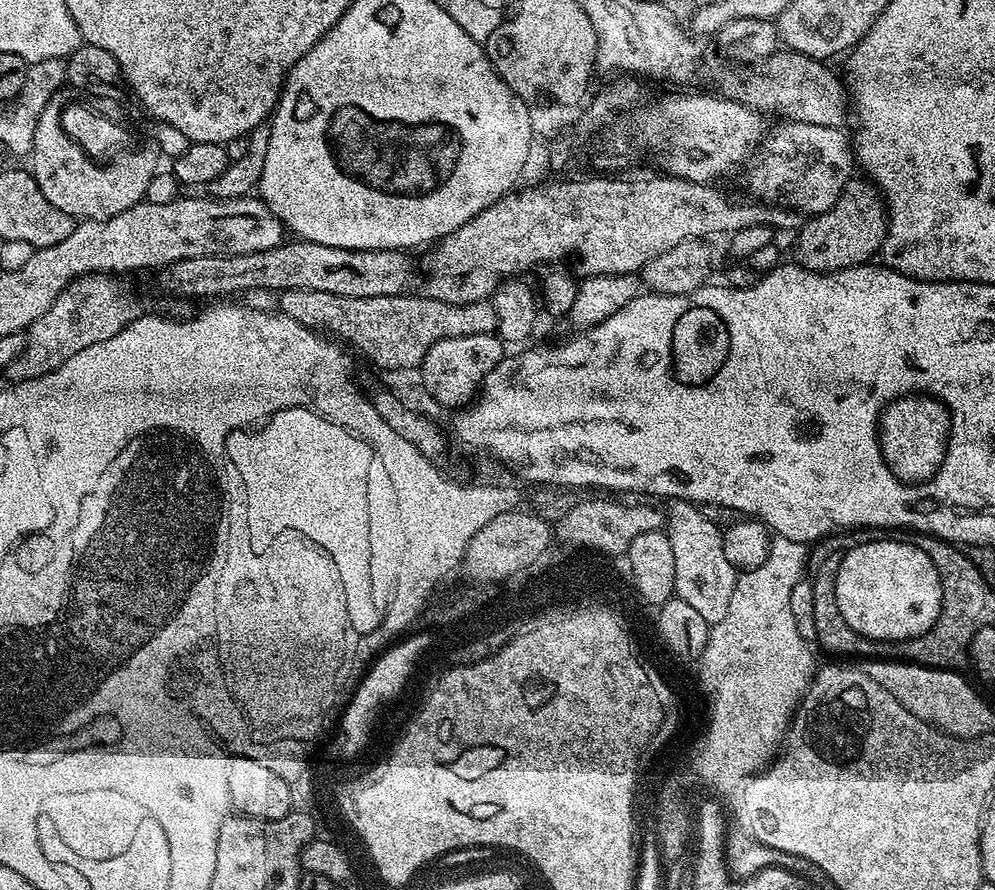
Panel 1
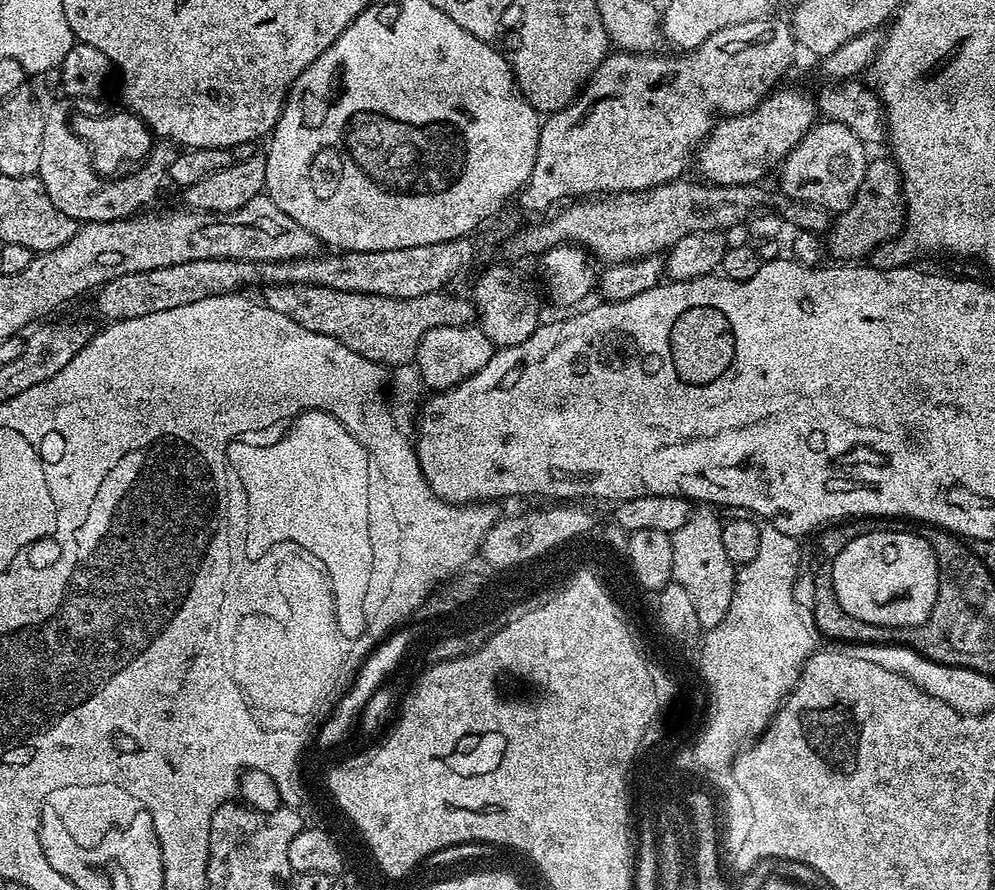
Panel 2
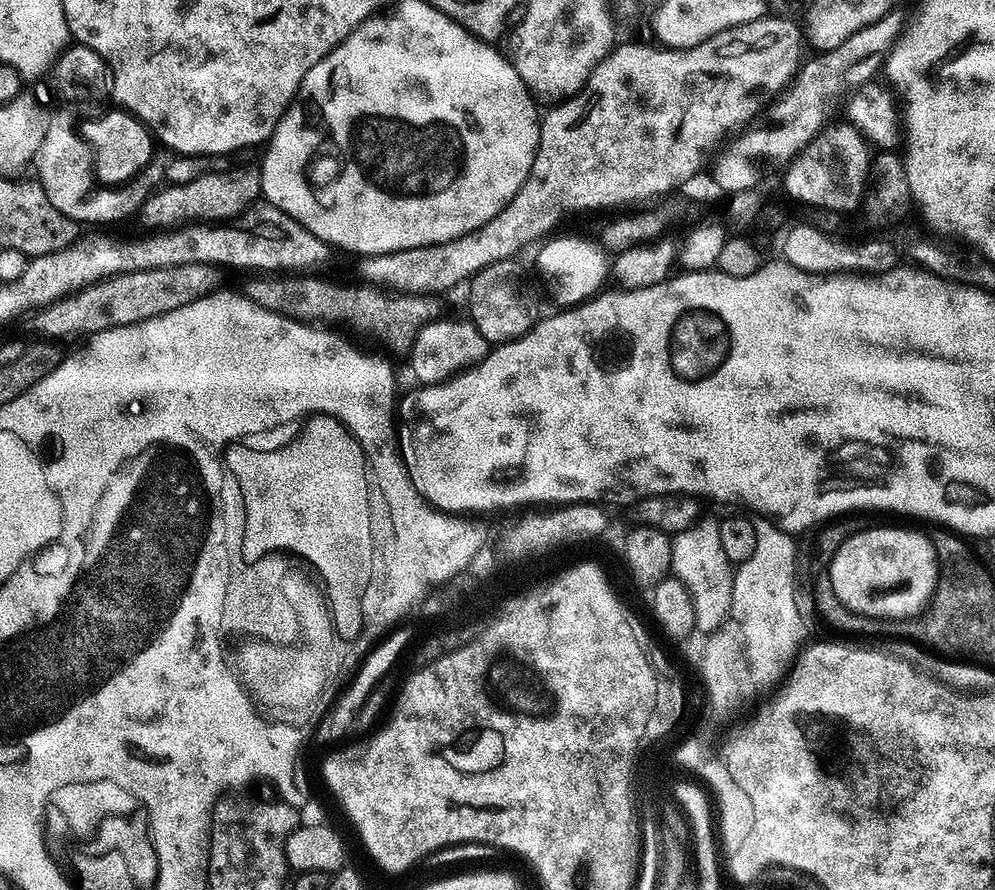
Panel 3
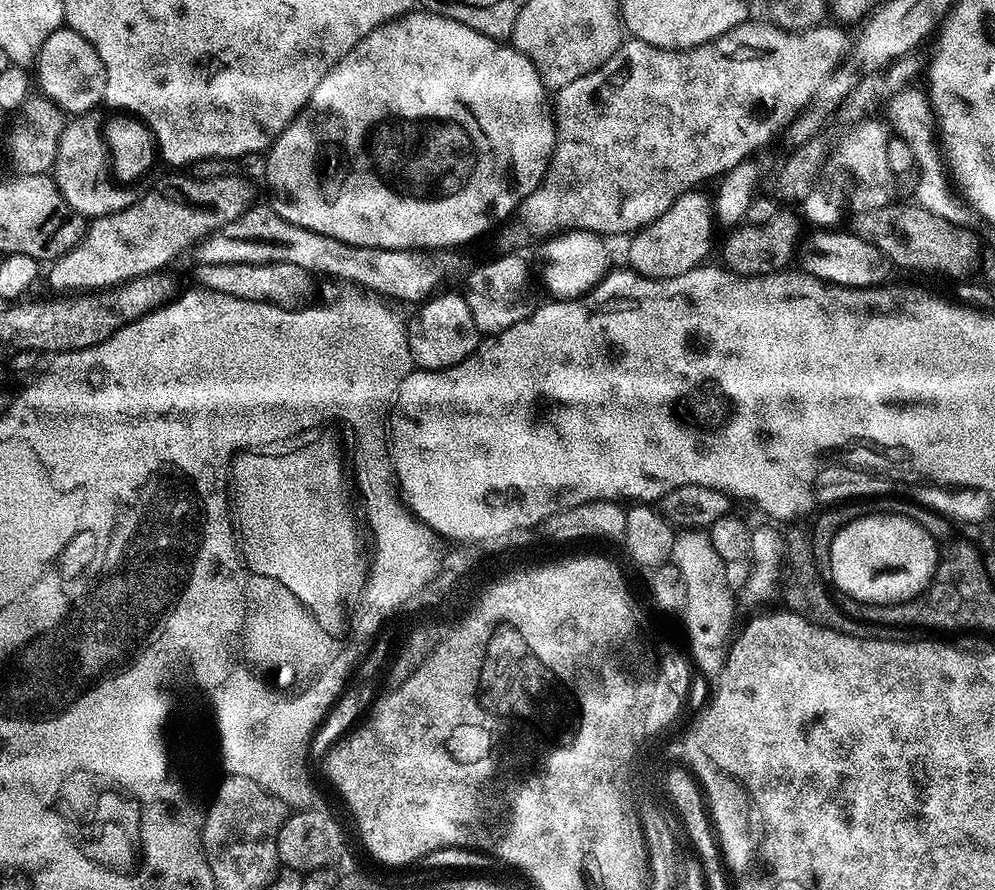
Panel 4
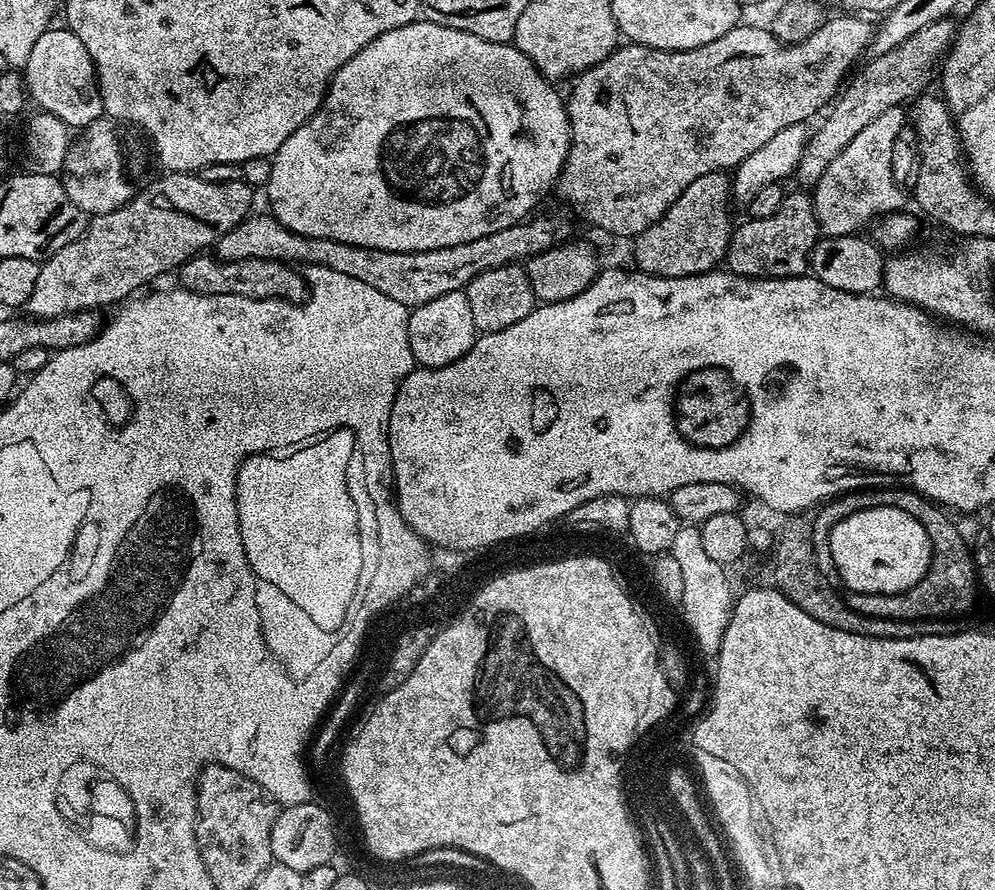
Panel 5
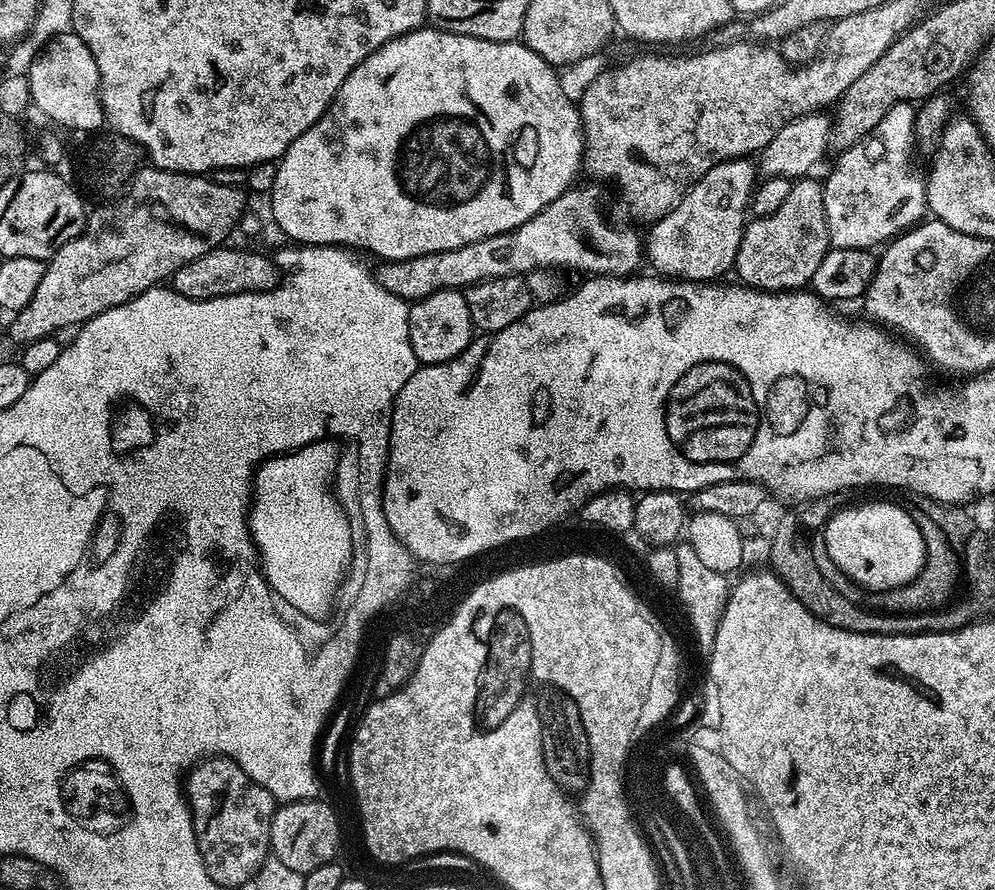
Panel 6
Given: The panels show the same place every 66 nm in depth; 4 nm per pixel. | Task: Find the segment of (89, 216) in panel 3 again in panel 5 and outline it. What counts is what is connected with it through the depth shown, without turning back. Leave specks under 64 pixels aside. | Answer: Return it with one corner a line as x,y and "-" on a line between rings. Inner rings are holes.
97,118
84,125
79,133
80,141
77,144
75,141
69,147
64,160
62,179
66,194
81,212
92,216
100,216
104,212
121,208
134,195
134,187
124,177
126,164
122,159
122,152
120,156
120,142
112,127
113,121
108,118

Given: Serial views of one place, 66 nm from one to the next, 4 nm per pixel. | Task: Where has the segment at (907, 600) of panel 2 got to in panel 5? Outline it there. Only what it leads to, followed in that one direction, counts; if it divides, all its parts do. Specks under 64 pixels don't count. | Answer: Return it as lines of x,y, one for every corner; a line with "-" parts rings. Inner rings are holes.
872,508
838,522
829,536
832,562
849,593
893,595
914,587
931,566
931,539
926,530
900,508

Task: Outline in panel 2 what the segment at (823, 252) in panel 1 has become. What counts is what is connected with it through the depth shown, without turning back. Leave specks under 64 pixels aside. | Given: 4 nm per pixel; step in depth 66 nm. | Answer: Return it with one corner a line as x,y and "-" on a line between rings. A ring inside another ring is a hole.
887,155
884,156
878,157
877,160
876,157
869,159
868,169
862,178
862,184
858,186
856,201
833,219
832,226
826,233
827,251
829,253
832,251
836,256
845,256
848,259
845,261
856,262
859,261
856,260
859,256
867,257
880,243
886,243
888,240
899,237
904,230
906,209
904,207
904,183
900,177
900,167
896,165
895,160

